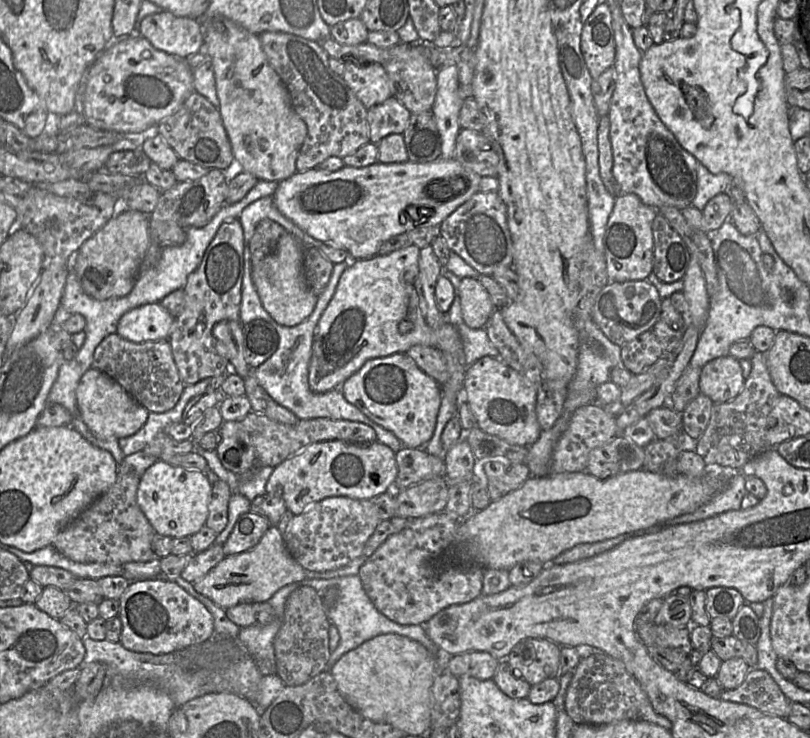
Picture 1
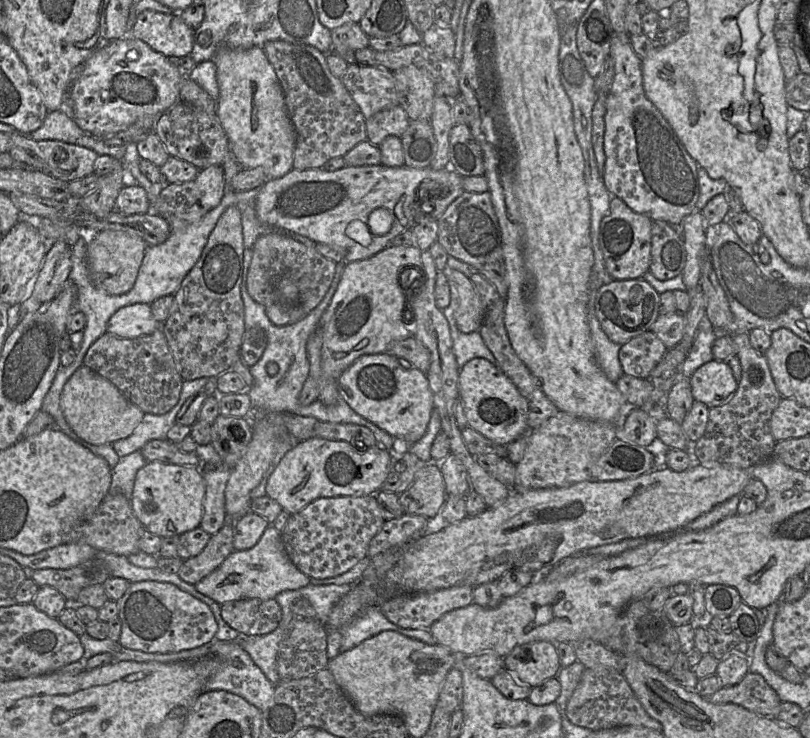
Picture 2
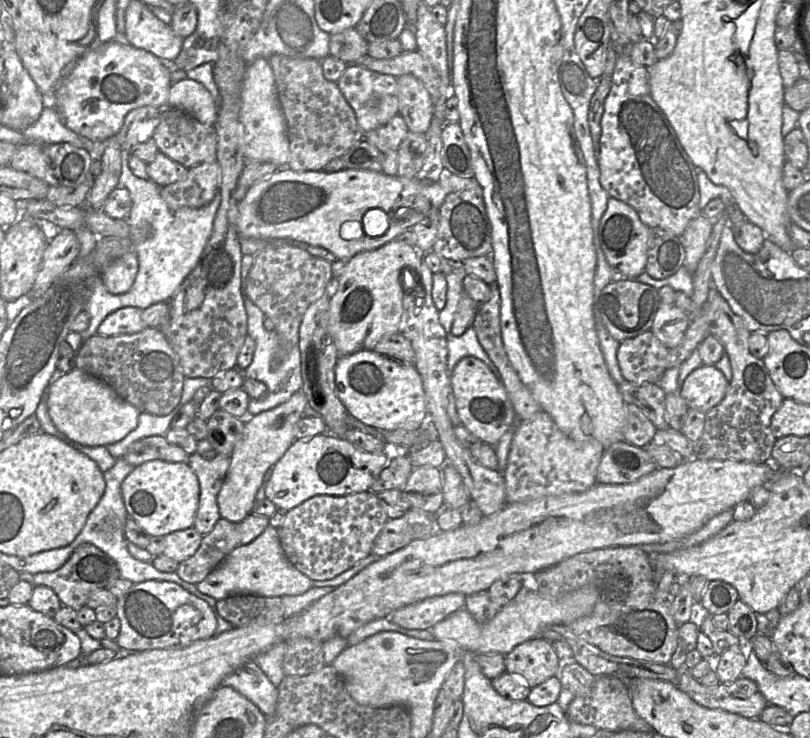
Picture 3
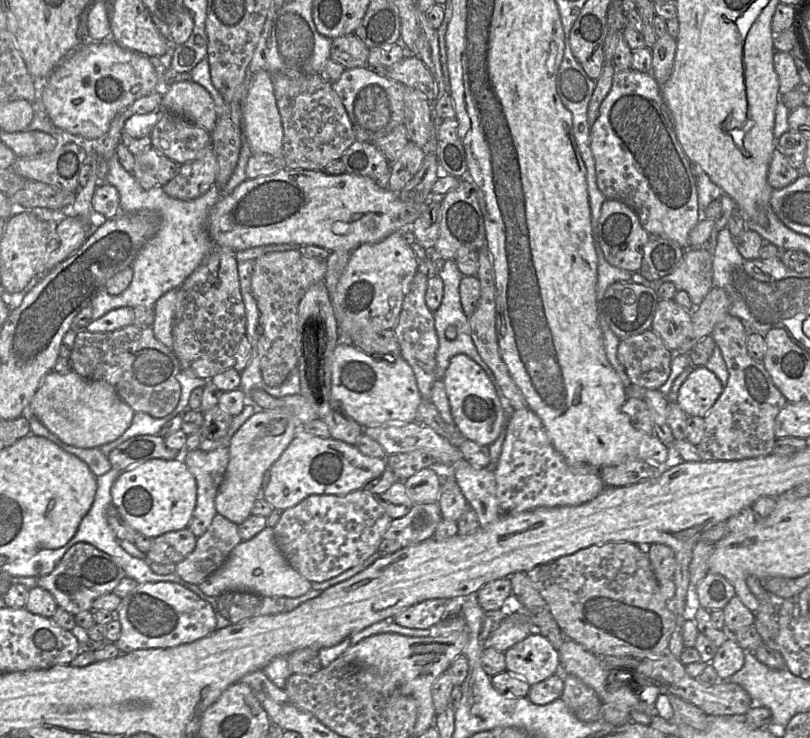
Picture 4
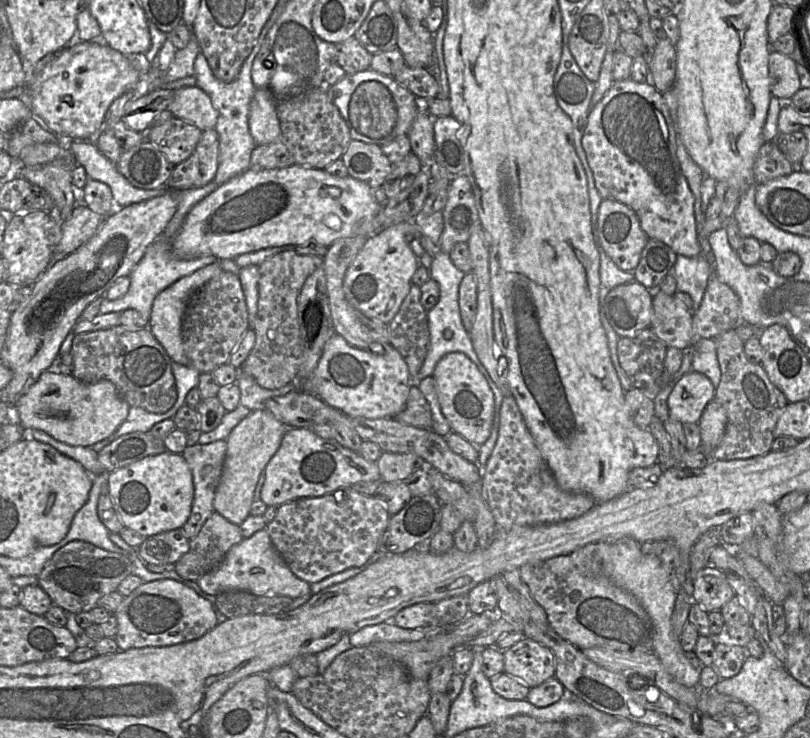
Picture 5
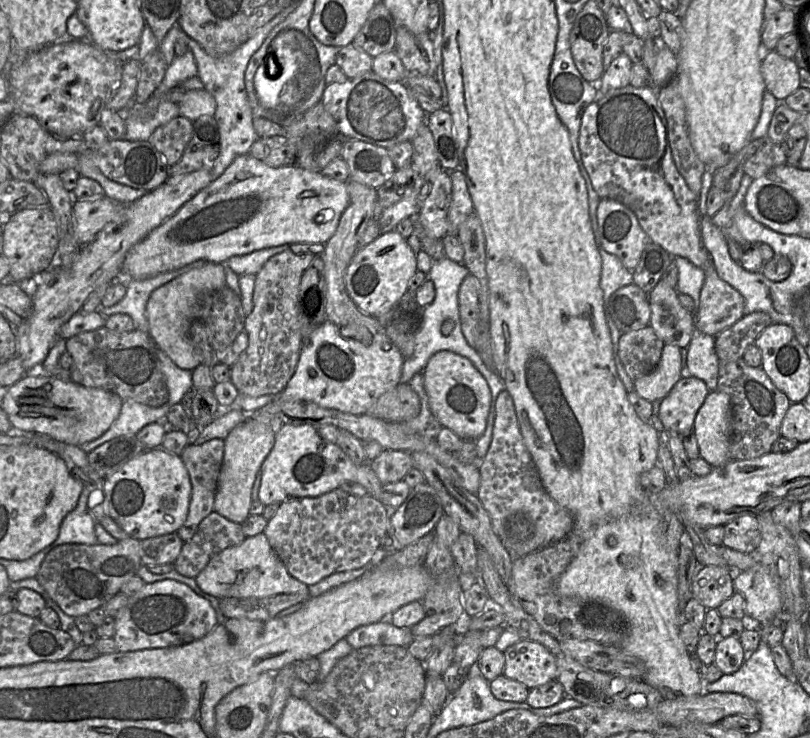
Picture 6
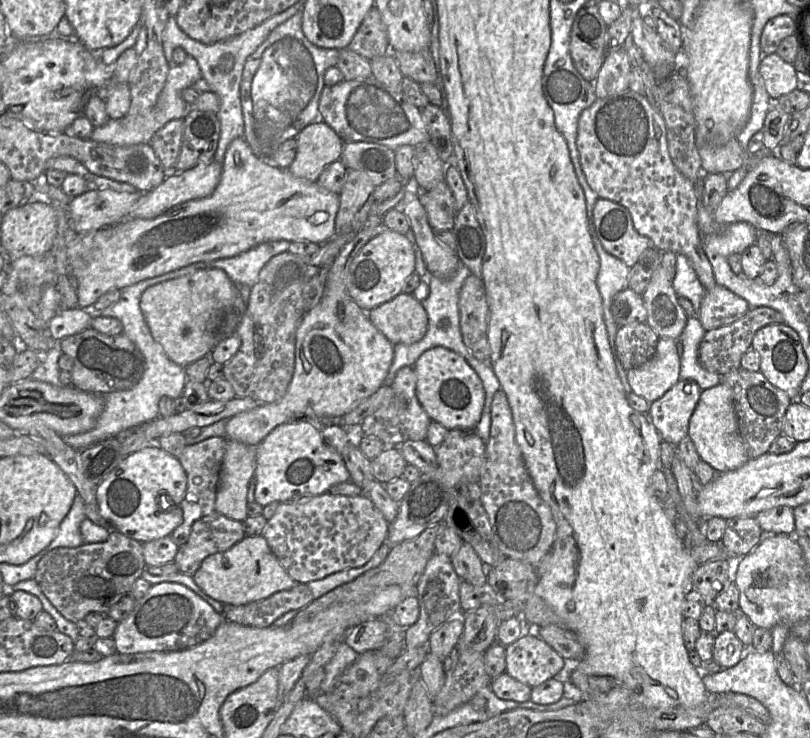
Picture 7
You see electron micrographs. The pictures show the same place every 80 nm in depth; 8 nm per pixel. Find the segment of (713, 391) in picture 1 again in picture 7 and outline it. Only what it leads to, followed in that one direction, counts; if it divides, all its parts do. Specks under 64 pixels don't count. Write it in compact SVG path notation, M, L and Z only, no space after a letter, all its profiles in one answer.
M679 380L661 398L650 404L647 416L663 441L677 446L688 435L689 421L698 404L702 389L693 380Z

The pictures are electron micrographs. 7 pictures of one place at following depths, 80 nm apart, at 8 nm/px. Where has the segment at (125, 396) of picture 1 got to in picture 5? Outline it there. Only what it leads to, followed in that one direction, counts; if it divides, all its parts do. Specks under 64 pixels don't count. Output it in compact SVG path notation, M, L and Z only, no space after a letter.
M43 372L12 408L14 419L26 430L43 431L72 446L91 446L113 434L125 421L130 405L108 380L86 383L72 374Z

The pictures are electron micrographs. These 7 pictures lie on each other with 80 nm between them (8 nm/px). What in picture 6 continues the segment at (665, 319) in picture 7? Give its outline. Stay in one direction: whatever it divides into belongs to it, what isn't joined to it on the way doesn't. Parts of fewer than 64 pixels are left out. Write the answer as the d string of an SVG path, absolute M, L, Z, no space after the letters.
M661 279L648 293L650 326L665 343L687 348L695 330L695 317L682 306L678 292Z

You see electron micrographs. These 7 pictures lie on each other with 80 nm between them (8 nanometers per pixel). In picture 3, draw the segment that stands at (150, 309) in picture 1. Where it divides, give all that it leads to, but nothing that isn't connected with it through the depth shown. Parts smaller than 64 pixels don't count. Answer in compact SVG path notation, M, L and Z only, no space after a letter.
M123 307L109 315L102 321L97 334L102 336L119 336L135 334L146 328L141 320L142 310L137 307Z

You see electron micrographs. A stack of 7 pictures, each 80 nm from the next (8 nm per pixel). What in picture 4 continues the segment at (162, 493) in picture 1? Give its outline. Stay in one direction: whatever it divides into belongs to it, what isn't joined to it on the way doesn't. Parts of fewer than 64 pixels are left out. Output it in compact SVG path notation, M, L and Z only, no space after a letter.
M153 458L120 473L111 488L112 503L138 534L155 538L188 527L196 506L197 484L185 461Z

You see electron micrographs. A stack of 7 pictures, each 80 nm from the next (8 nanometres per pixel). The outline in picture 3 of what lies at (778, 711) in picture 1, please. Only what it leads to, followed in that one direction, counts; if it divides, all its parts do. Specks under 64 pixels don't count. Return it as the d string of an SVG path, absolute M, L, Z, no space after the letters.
M687 667L676 670L679 673L677 688L703 707L755 719L768 706L757 684L750 679L741 677L731 683L704 686L691 675Z

